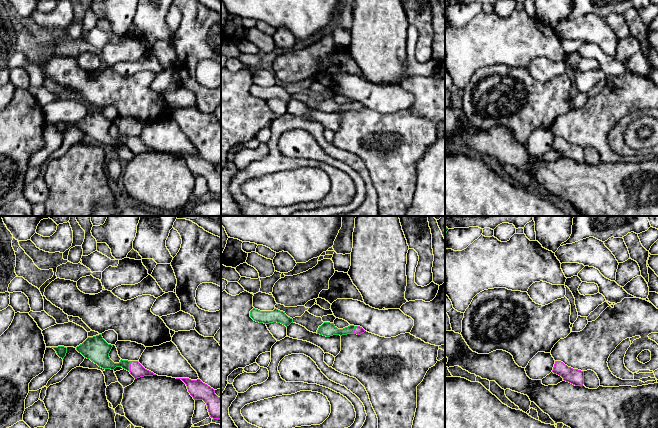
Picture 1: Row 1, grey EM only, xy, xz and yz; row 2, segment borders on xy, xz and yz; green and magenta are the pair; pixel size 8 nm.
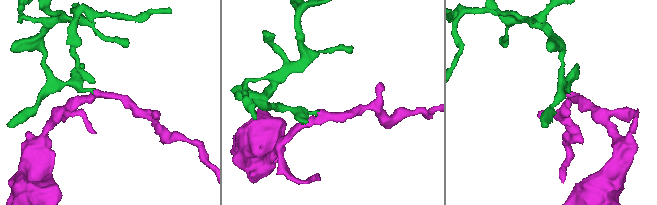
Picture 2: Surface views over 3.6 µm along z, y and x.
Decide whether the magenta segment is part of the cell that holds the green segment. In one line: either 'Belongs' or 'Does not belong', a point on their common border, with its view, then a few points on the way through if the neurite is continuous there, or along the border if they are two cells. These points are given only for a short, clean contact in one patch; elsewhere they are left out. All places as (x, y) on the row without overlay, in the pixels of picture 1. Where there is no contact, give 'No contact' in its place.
Belongs. Touches green at xy (129, 142). Path across: xy (100, 131), (109, 140), (129, 142), (137, 146)

